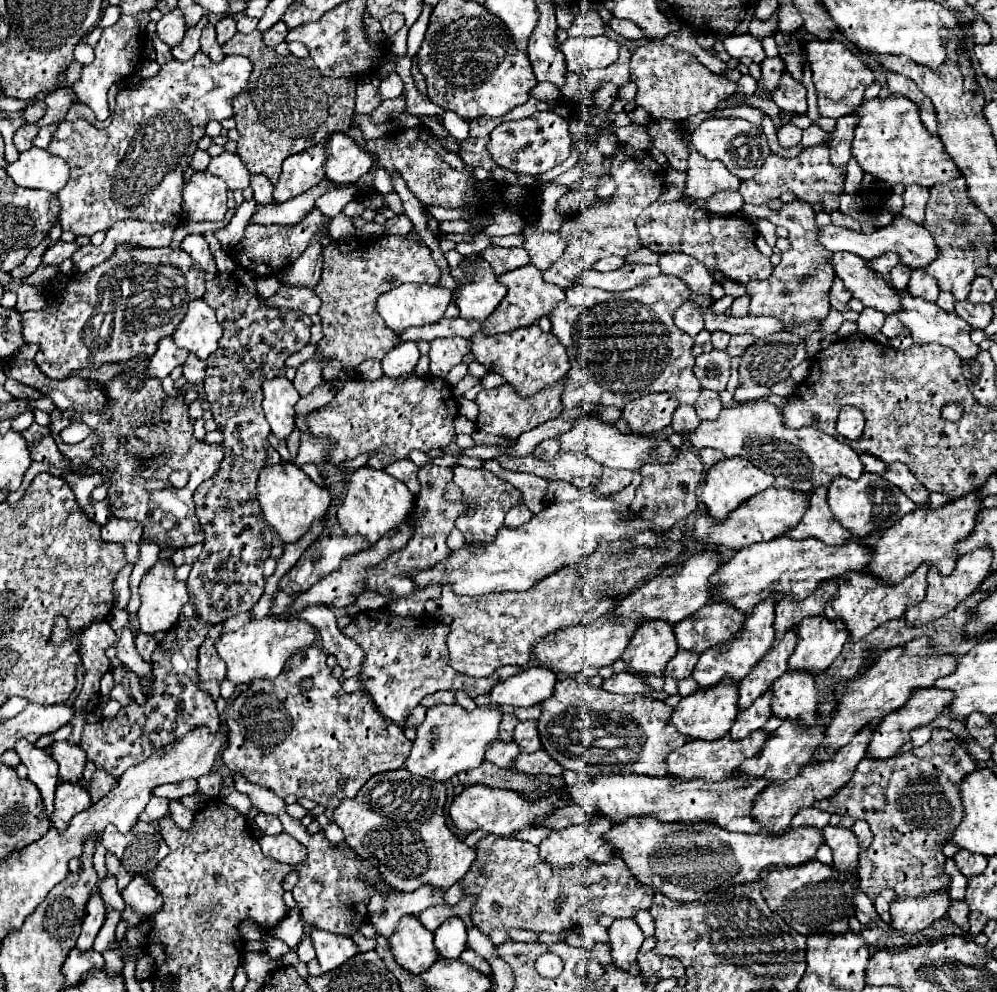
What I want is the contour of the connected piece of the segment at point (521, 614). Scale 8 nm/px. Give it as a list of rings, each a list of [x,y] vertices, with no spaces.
[[[577,566],[543,578],[543,582],[537,582],[537,586],[525,594],[509,592],[487,594],[481,598],[455,598],[449,590],[443,590],[441,612],[453,618],[451,632],[447,636],[449,666],[473,678],[489,676],[505,664],[525,666],[531,660],[533,646],[547,634],[597,620],[617,606],[617,600],[611,598],[595,598],[587,602],[577,594],[577,590],[573,590],[573,580],[577,580]]]

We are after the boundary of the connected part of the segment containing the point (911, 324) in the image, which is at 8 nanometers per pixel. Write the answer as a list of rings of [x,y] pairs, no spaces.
[[[899,290],[901,294],[901,314],[897,314],[897,318],[903,322],[903,326],[907,326],[911,330],[911,336],[917,344],[925,344],[925,342],[935,342],[939,340],[943,346],[949,346],[951,350],[955,350],[955,354],[961,358],[961,364],[969,364],[969,372],[971,372],[971,380],[975,382],[981,374],[981,364],[975,360],[975,356],[979,354],[979,346],[973,344],[973,340],[969,338],[971,334],[971,326],[967,322],[961,322],[961,318],[957,318],[957,314],[953,312],[945,312],[941,310],[937,304],[921,300],[921,298],[913,298],[907,290]]]

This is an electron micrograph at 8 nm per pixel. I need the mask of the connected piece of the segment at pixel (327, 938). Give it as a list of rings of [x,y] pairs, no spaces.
[[[311,930],[311,940],[317,950],[317,960],[323,972],[329,972],[341,966],[343,962],[347,962],[351,956],[359,952],[359,946],[349,936],[329,934],[323,930]]]

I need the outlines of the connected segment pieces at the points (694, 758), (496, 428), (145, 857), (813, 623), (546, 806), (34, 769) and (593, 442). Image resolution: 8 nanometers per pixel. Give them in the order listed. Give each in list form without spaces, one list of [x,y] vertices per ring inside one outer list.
[[[757,730],[753,732],[749,738],[745,740],[731,740],[729,736],[725,738],[719,738],[717,742],[705,742],[705,740],[691,740],[687,744],[683,744],[681,748],[673,750],[671,754],[667,754],[667,774],[673,776],[677,782],[683,782],[683,780],[693,780],[693,778],[703,778],[703,780],[711,780],[711,782],[719,782],[719,780],[725,780],[729,778],[737,766],[747,760],[747,758],[753,758],[761,746],[765,744],[767,736],[763,730]]]
[[[563,378],[557,386],[551,386],[551,390],[543,390],[541,394],[535,394],[533,398],[517,398],[513,394],[513,388],[509,384],[503,384],[499,388],[491,388],[491,390],[481,390],[475,398],[477,408],[479,408],[479,416],[477,416],[477,428],[487,432],[487,434],[495,434],[499,438],[505,438],[505,444],[499,444],[501,448],[507,446],[515,446],[517,438],[527,432],[537,428],[539,424],[543,424],[545,420],[553,420],[561,414],[563,406],[561,406],[561,386],[567,382],[567,378]]]
[[[137,822],[127,834],[119,834],[117,828],[107,826],[103,832],[103,846],[117,856],[117,860],[133,876],[147,878],[167,854],[167,846],[159,834],[159,824]]]
[[[817,616],[801,622],[797,638],[797,648],[789,658],[789,670],[801,670],[817,676],[841,654],[843,644],[849,640],[849,632],[843,622],[831,622],[825,616]]]
[[[469,786],[465,788],[451,804],[449,808],[449,816],[453,820],[453,826],[465,834],[473,832],[473,830],[485,830],[489,834],[497,834],[497,836],[511,836],[513,832],[531,826],[533,822],[541,822],[541,818],[545,818],[545,814],[549,814],[549,810],[553,808],[561,808],[561,798],[551,792],[545,798],[537,800],[537,802],[525,802],[525,798],[521,798],[519,794],[513,794],[513,790],[497,790],[497,788],[487,788],[487,786]]]
[[[21,738],[15,742],[13,750],[19,754],[21,762],[29,770],[29,780],[39,788],[43,796],[43,804],[47,808],[47,814],[53,814],[53,794],[57,788],[57,762],[41,748],[37,748],[33,742]]]
[[[591,416],[579,418],[577,424],[559,436],[561,440],[561,450],[565,452],[579,452],[585,450],[595,462],[601,466],[611,466],[611,468],[625,468],[625,470],[639,470],[645,464],[655,464],[655,462],[673,462],[677,458],[679,448],[673,448],[665,438],[653,438],[653,436],[639,436],[639,434],[621,434],[615,426],[607,422],[599,422]]]

